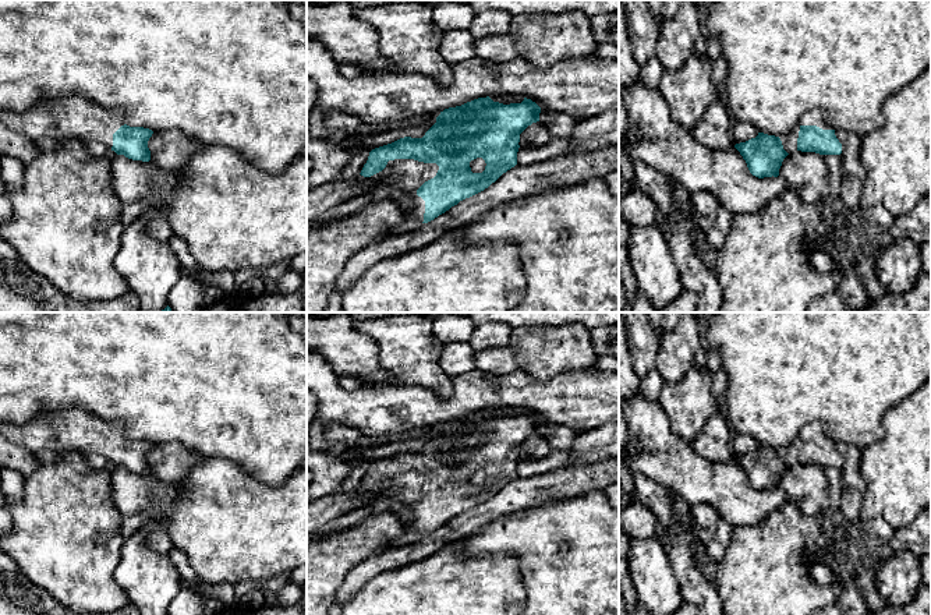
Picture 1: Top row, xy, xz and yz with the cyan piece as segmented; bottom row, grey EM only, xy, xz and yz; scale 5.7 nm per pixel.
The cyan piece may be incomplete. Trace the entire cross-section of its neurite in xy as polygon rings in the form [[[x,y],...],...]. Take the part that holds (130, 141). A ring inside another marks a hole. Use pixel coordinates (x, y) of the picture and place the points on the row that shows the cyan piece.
[[[84,95],[43,99],[22,113],[0,112],[0,123],[31,139],[47,137],[57,141],[72,138],[84,142],[96,141],[105,144],[117,155],[124,155],[128,159],[142,162],[151,160],[148,141],[153,134],[152,130],[127,126],[124,112],[99,106]]]

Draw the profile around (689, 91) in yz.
[[[693,53],[677,70],[665,70],[659,93],[668,103],[675,123],[693,130],[707,109],[719,100],[712,77],[714,63]]]

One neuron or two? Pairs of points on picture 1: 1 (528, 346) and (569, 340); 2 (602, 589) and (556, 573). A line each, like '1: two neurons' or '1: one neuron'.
1: one neuron
2: one neuron

